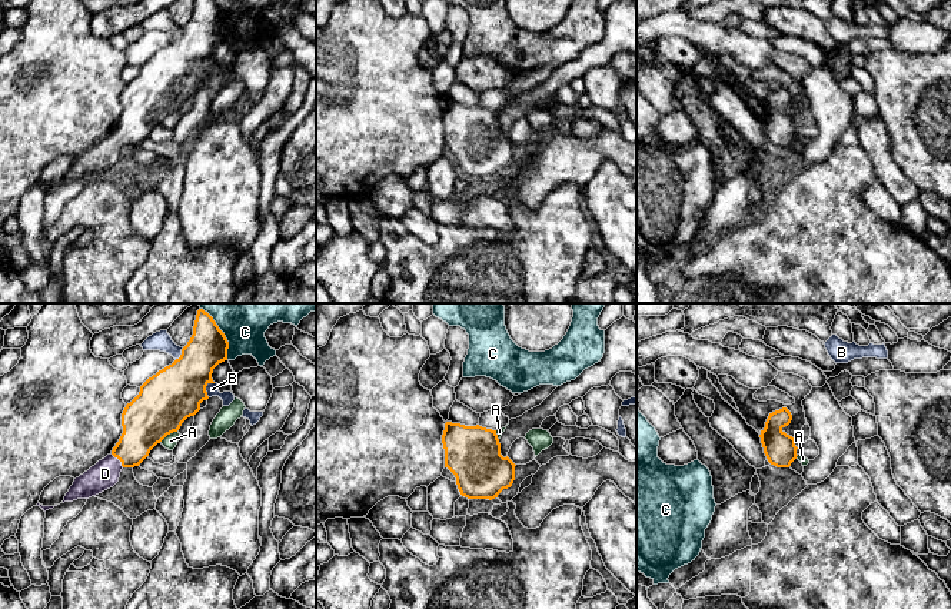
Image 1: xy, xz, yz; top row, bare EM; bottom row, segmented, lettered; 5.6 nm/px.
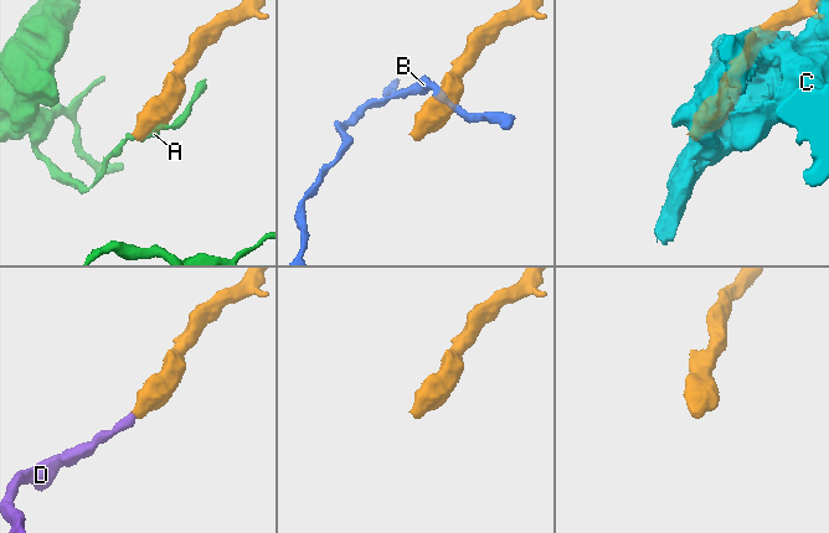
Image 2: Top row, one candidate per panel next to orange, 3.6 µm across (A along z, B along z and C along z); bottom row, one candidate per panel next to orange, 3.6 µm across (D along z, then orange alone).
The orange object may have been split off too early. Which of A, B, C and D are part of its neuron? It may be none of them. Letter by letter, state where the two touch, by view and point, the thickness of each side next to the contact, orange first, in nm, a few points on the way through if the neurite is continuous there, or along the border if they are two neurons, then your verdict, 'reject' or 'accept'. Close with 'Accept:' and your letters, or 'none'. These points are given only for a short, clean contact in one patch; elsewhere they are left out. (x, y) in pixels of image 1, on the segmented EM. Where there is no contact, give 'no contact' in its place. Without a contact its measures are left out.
A: xy (168, 433) | 320/80 nm | along xy (178, 429), (168, 433), (159, 442) | reject
B: xy (205, 388) | 320/70 nm | along xy (213, 382), (206, 386), (209, 396) | reject
C: xy (223, 333) | 220/380 nm | along xy (200, 308), (223, 333), (228, 342), (228, 359) | reject
D: xy (117, 458) | 260/160 nm | across xy (145, 423), (140, 435), (117, 458), (105, 473) | accept
Accept: D

